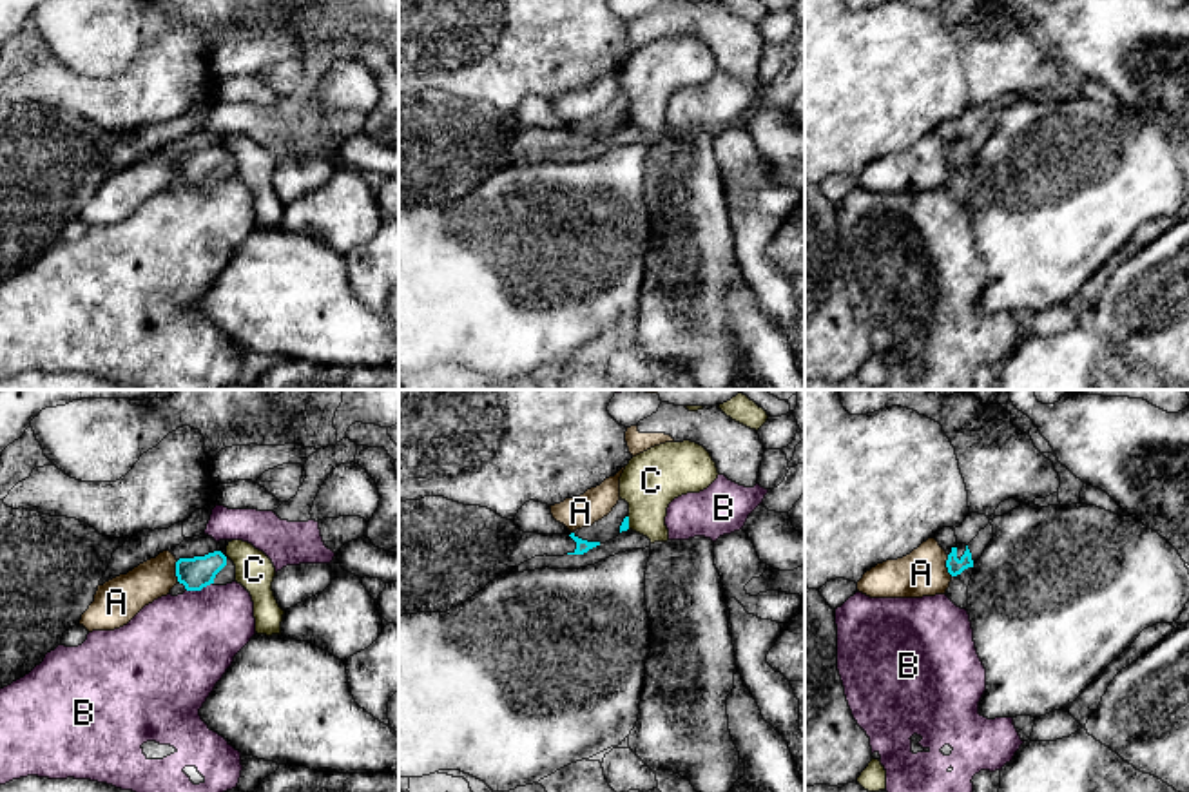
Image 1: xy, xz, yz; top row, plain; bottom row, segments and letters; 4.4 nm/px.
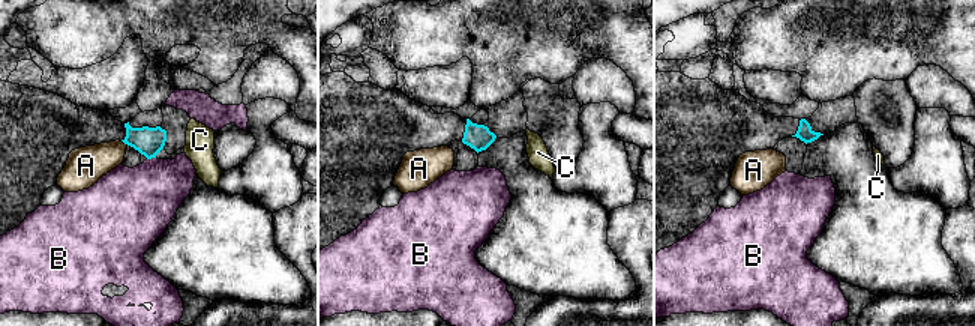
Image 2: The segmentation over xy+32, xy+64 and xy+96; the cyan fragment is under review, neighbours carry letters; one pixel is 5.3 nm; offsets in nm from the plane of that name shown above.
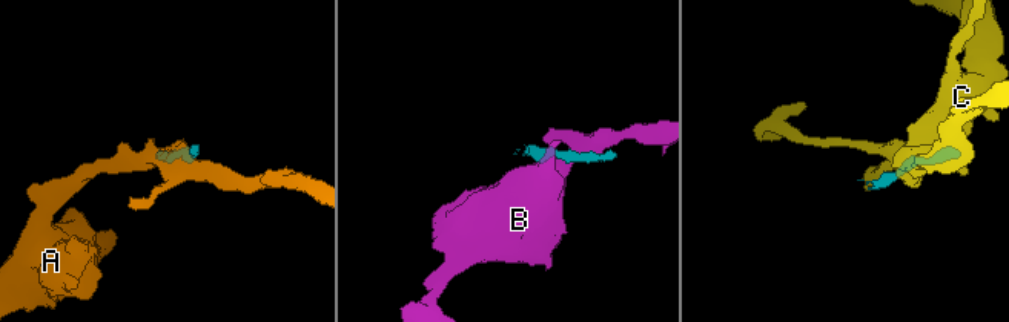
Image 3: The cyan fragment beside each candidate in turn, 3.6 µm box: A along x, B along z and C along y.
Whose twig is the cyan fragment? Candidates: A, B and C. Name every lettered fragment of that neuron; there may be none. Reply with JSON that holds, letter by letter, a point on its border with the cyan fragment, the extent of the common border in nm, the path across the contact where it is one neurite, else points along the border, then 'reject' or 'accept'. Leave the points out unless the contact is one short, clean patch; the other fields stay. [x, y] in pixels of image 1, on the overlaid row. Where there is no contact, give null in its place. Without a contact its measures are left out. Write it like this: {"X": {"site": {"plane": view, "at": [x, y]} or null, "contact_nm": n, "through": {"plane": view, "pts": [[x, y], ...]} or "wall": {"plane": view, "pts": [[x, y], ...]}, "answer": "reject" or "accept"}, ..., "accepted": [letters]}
{"A": {"site": {"plane": "xy", "at": [176, 571]}, "contact_nm": 100, "wall": {"plane": "xy", "pts": [[178, 560], [176, 580]]}, "answer": "reject"}, "B": {"site": {"plane": "xy", "at": [200, 589]}, "contact_nm": 130, "answer": "reject"}, "C": {"site": {"plane": "xz", "at": [628, 522]}, "contact_nm": 60, "answer": "reject"}, "accepted": []}

